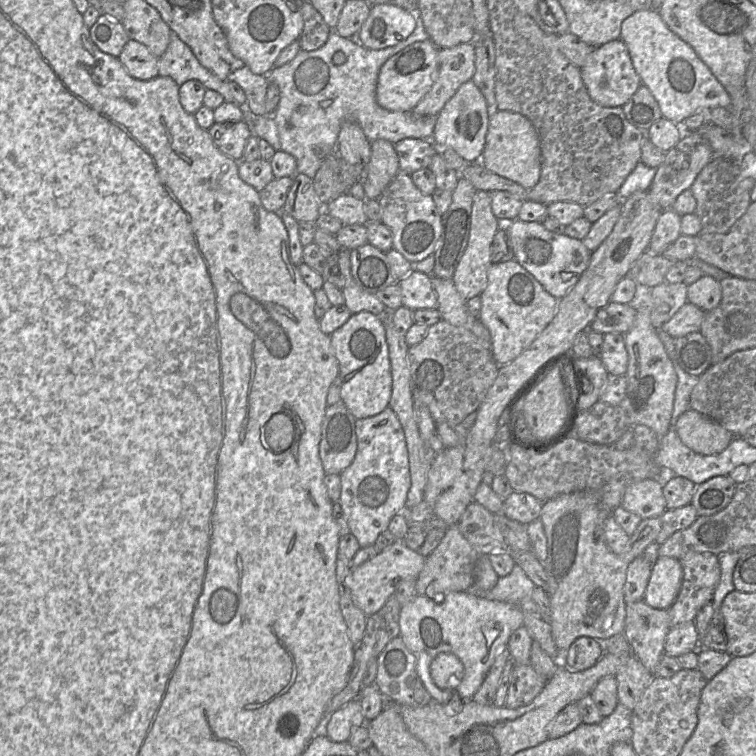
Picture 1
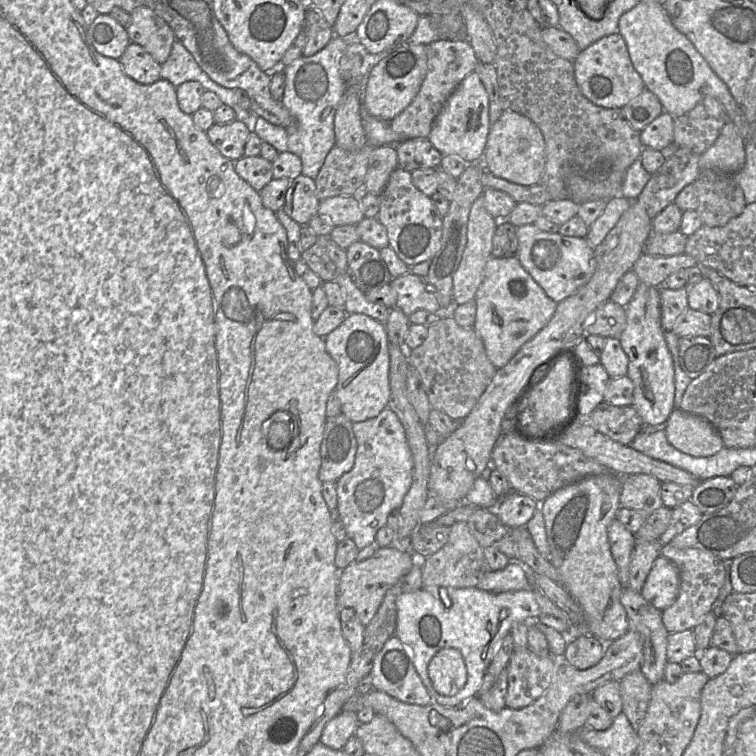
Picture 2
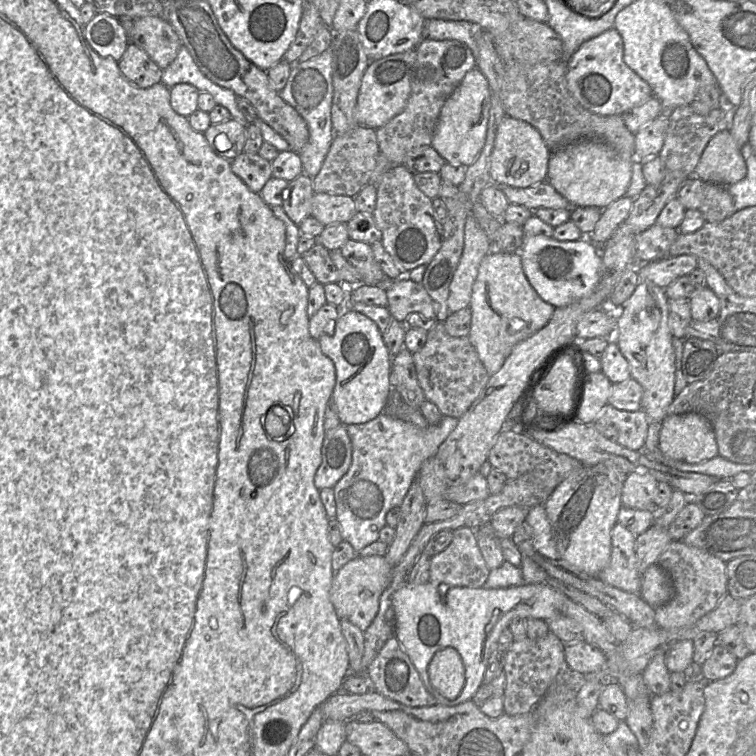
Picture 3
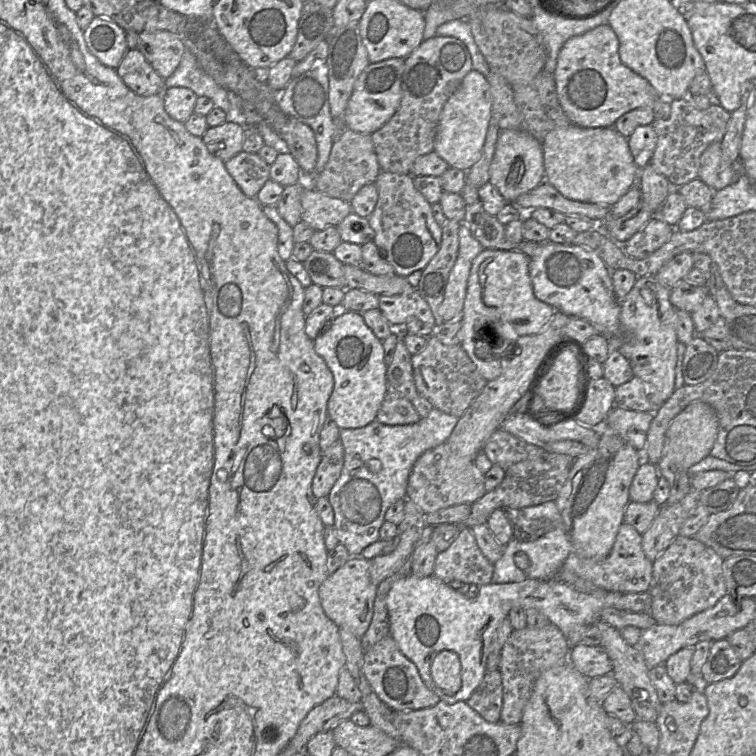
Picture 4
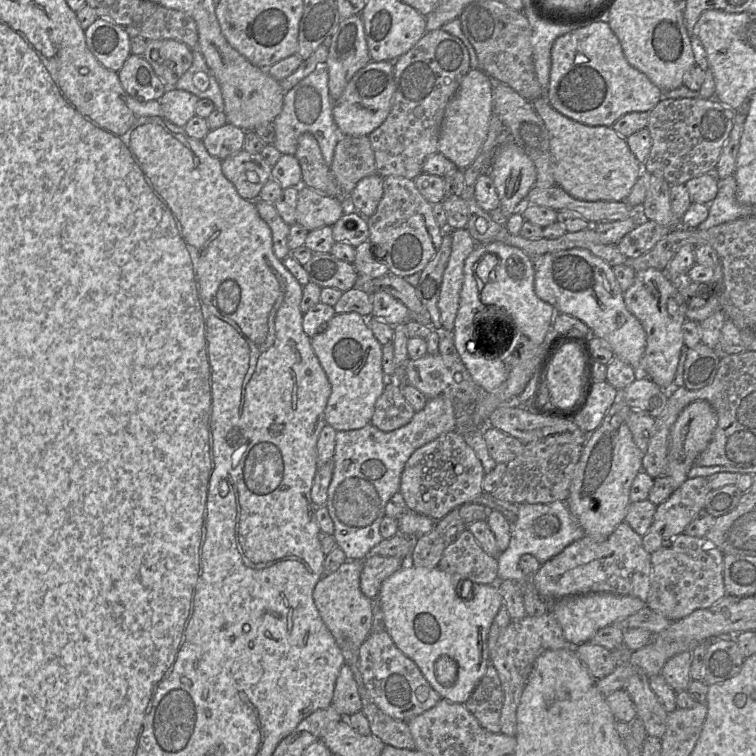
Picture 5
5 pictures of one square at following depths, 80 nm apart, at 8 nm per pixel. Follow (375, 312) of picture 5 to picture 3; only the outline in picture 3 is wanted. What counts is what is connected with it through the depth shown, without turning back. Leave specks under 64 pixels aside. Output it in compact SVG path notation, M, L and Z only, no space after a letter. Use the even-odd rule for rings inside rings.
M408 278L394 279L386 290L389 310L393 319L404 322L411 313L419 313L427 319L436 319L433 301L421 283L413 282Z

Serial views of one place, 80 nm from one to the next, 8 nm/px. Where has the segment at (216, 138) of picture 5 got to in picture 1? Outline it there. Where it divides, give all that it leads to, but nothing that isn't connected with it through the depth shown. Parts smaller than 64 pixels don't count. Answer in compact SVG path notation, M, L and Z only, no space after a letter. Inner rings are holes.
M245 120L229 121L229 123L214 122L208 132L222 153L236 161L244 160L246 143L253 135L252 127Z

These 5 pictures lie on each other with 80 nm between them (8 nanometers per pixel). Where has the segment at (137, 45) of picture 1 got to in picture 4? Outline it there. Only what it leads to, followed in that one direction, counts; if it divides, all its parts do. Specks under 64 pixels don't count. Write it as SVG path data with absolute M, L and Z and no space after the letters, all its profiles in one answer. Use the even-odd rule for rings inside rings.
M128 49L116 71L122 81L138 95L150 96L164 91L164 79L138 49Z

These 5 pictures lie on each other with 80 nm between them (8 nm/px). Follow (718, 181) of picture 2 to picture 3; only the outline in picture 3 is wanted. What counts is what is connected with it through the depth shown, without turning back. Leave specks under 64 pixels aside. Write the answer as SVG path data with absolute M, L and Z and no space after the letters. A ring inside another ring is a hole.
M707 182L703 183L703 200L698 210L705 222L711 223L719 223L736 212L727 186Z

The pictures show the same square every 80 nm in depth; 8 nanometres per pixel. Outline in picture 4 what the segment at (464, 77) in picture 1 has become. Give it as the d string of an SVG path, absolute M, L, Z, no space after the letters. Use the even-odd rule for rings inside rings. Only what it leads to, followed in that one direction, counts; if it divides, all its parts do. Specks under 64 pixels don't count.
M435 35L423 40L404 62L400 106L386 124L371 134L371 138L381 171L410 175L415 160L434 151L441 111L472 70L472 59L461 40Z

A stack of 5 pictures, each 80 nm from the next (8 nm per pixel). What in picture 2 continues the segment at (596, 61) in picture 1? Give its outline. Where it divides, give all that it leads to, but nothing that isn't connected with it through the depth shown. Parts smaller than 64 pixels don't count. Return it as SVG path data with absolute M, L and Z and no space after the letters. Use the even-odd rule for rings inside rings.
M617 32L604 36L582 50L573 61L575 80L582 94L603 108L621 108L644 89L644 82L634 69L626 43Z

